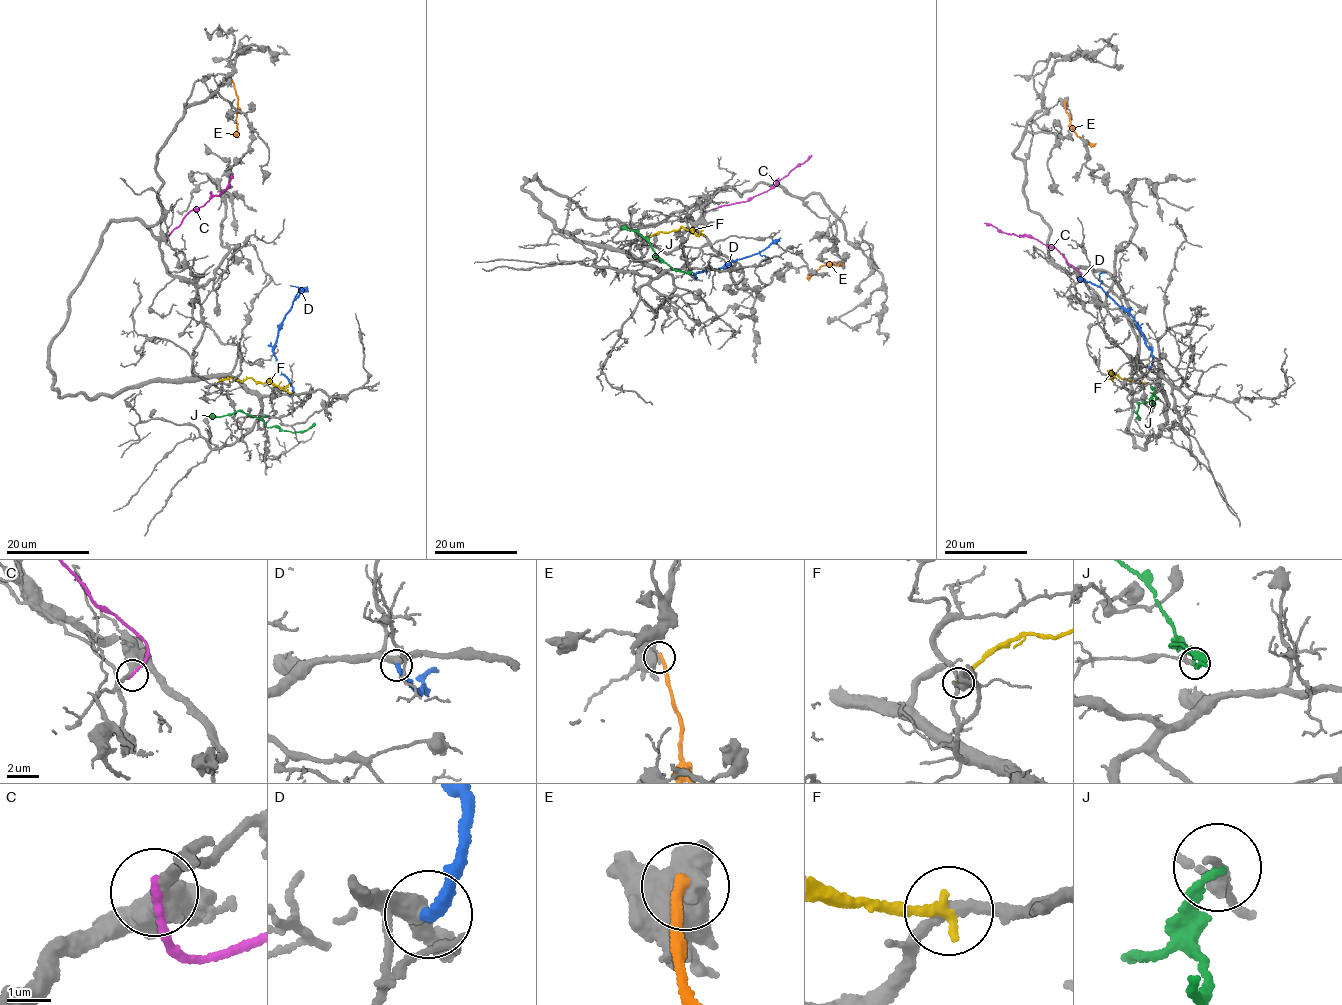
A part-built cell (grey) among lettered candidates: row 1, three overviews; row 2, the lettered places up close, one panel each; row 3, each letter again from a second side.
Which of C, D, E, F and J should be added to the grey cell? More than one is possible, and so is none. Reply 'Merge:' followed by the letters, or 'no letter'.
Merge: D

